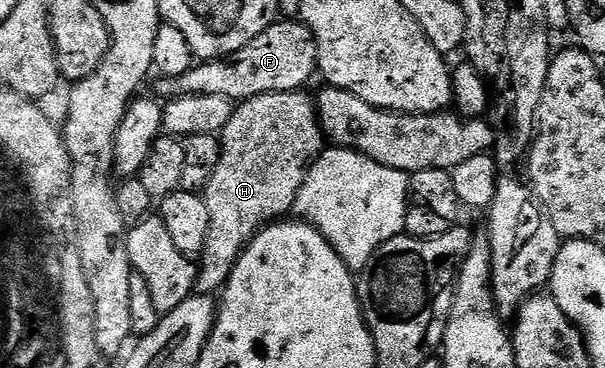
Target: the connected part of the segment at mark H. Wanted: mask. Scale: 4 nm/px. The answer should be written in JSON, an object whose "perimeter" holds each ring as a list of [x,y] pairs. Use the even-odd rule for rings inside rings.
{"perimeter":[[[301,90],[258,94],[249,100],[239,101],[233,107],[230,122],[226,122],[219,135],[218,166],[202,193],[206,210],[210,210],[210,230],[206,233],[204,253],[198,258],[195,295],[215,297],[228,283],[236,259],[245,252],[260,229],[287,217],[295,209],[298,190],[302,190],[302,182],[306,182],[310,166],[326,147],[324,130],[316,114],[316,101],[306,93]]]}

